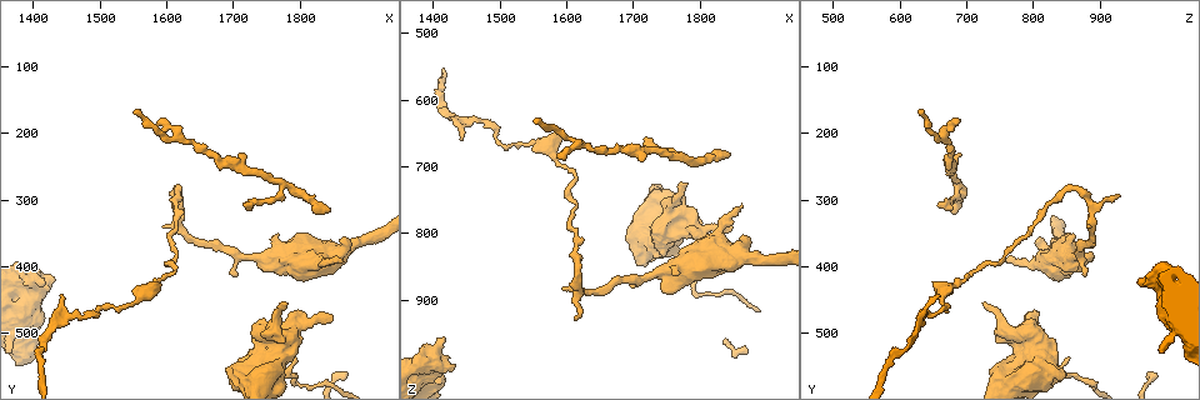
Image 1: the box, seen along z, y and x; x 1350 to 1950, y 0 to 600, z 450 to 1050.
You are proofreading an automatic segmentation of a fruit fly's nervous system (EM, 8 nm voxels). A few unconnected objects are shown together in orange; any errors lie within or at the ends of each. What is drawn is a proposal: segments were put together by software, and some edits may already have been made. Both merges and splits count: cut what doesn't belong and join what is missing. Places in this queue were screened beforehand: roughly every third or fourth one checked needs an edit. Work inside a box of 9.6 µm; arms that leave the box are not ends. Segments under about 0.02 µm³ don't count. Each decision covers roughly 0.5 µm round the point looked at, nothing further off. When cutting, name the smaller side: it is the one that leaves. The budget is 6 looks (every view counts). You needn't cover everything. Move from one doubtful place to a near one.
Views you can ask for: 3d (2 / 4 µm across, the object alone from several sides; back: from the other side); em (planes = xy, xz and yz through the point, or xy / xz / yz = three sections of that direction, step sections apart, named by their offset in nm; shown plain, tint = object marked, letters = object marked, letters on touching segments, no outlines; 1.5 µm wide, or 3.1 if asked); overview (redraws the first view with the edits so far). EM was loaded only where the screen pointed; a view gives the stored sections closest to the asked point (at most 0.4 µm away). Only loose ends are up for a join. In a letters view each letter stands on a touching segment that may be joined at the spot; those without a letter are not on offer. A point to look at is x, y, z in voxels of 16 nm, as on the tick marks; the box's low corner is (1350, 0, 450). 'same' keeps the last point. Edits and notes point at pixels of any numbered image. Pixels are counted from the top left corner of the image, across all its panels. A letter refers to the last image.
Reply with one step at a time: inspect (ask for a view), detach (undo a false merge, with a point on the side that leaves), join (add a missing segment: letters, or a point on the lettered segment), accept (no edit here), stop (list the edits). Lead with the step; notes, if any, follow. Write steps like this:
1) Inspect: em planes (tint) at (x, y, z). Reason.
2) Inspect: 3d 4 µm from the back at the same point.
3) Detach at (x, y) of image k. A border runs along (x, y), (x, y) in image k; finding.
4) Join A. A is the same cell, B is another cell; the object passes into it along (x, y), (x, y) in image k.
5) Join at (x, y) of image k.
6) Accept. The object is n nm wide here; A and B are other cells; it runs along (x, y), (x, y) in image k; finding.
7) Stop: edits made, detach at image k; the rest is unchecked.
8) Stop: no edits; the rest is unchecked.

Inspect: em xz step 4 (tint) at (1845, 320, 680). An open end.

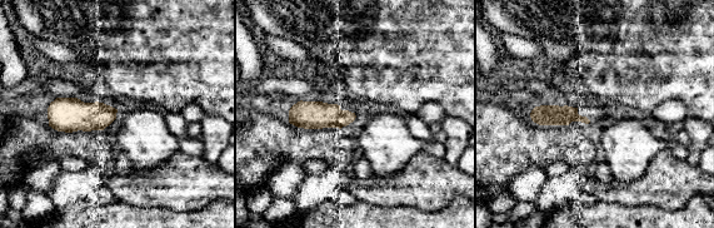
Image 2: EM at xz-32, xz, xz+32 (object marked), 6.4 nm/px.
Inspect: em planes (letters) at the same point. Another direction.

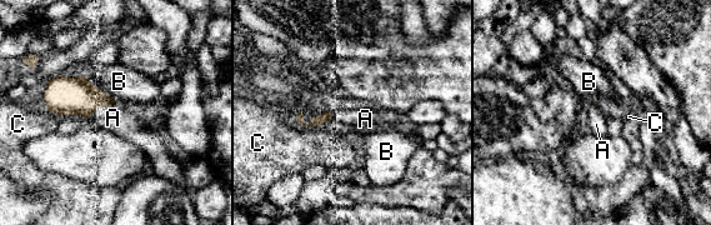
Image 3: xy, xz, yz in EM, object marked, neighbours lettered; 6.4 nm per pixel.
Join at (113, 118) of image 3. A is the same cell, B and C are other cells; it goes on there.

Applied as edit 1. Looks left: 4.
Inspect: overview. See it whole again.

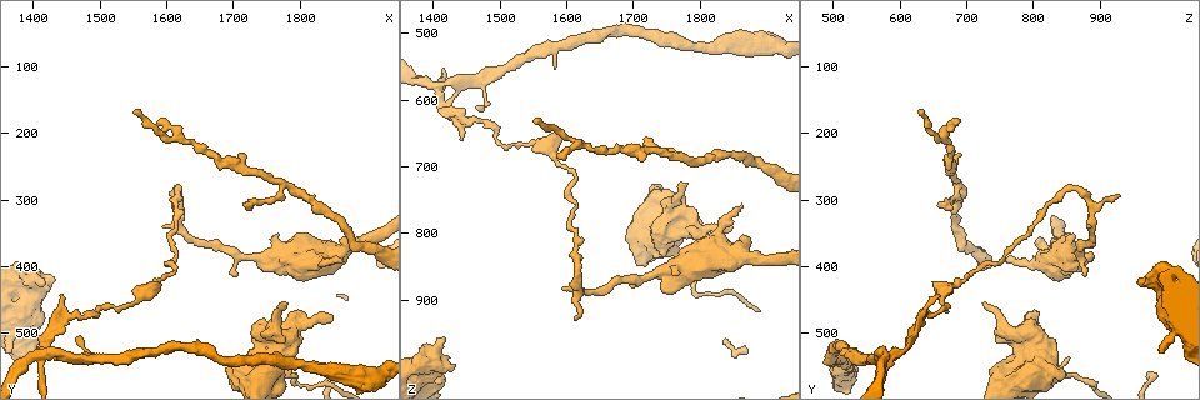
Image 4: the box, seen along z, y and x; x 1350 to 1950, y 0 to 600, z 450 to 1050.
Inspect: 3d 2 µm at (1850, 475, 790).

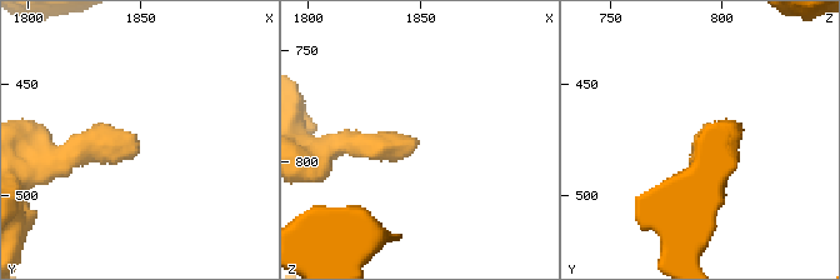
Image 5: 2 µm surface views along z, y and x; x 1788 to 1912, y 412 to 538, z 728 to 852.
Inspect: em planes (letters) at (1850, 476, 791).

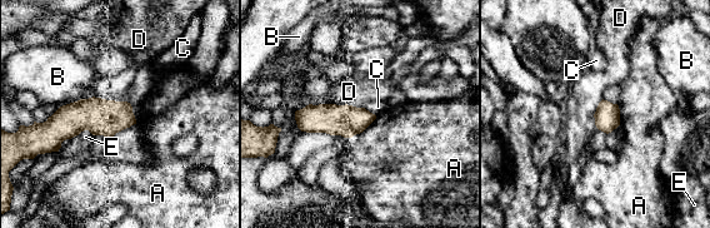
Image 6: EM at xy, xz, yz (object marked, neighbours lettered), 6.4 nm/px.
Accept. The longest contact is with D, 220 nm; A, B, C, D and E are other cells; none of them fits.

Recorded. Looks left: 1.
Stop: edits made, join at image 3; the rest is unchecked.

